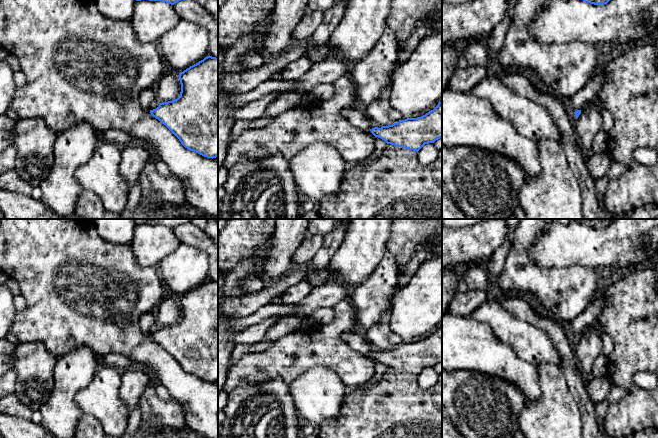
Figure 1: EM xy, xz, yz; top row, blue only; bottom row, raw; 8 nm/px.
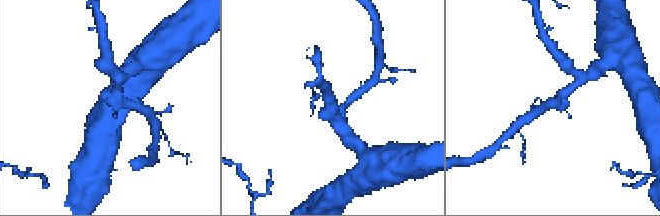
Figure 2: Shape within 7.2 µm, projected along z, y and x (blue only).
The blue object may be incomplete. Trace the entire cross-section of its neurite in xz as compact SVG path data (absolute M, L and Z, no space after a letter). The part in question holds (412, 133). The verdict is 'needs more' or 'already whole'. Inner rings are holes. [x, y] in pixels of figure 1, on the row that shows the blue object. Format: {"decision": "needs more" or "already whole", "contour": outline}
{"decision": "already whole", "contour": "M442 101L421 117L407 118L381 128L374 127L371 133L387 144L418 152L425 144L442 138Z"}

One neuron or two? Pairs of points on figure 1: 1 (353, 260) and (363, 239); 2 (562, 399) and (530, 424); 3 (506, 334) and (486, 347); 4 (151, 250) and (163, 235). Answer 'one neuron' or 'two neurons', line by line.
1: one neuron
2: one neuron
3: two neurons
4: one neuron

